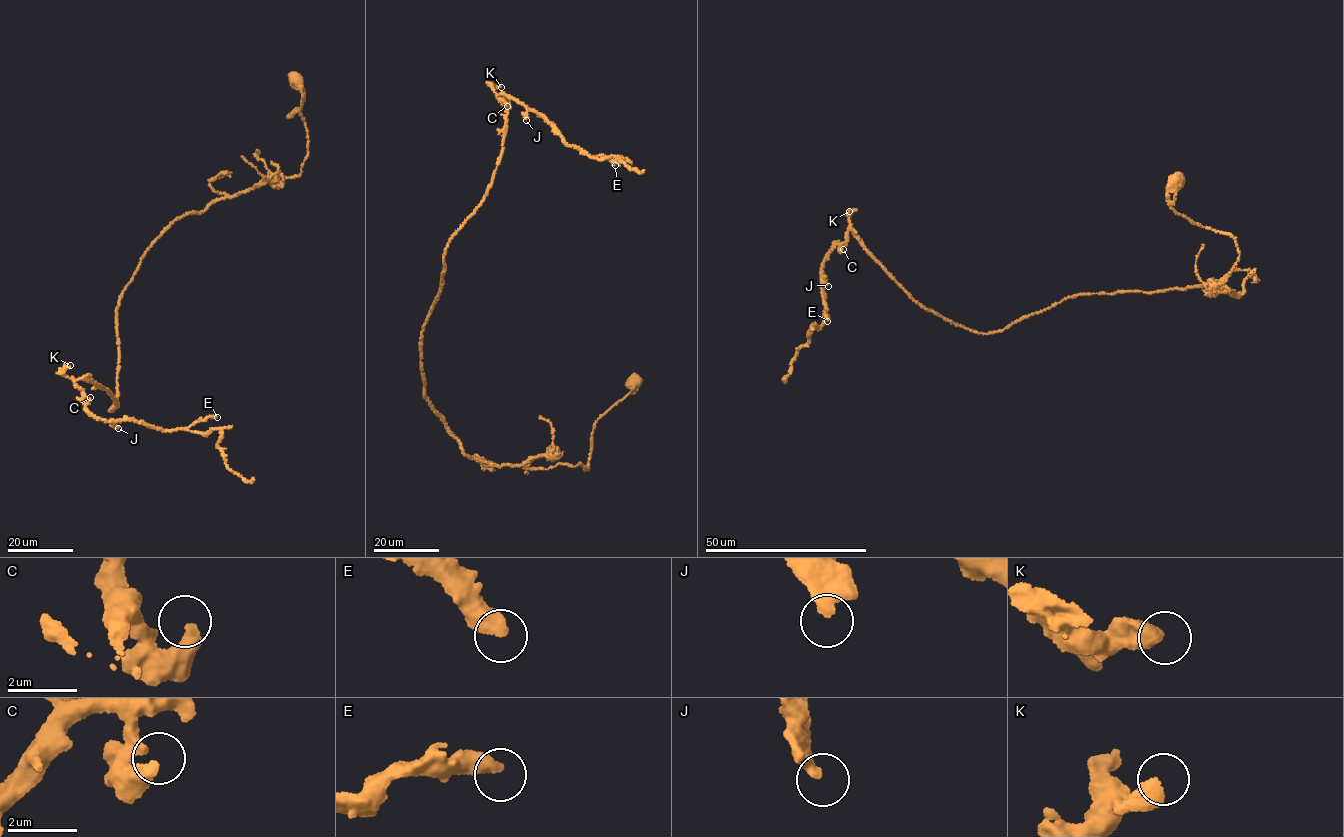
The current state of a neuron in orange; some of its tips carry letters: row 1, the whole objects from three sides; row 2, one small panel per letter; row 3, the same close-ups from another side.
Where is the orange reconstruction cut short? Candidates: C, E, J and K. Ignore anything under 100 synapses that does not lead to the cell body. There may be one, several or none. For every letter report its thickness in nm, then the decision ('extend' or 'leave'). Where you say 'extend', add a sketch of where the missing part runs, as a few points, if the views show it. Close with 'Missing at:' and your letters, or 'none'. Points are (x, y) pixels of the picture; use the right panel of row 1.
C: calibre 440 nm; leave
E: calibre 480 nm; leave
J: calibre 400 nm; leave
K: calibre 500 nm; leave
Missing at: none

